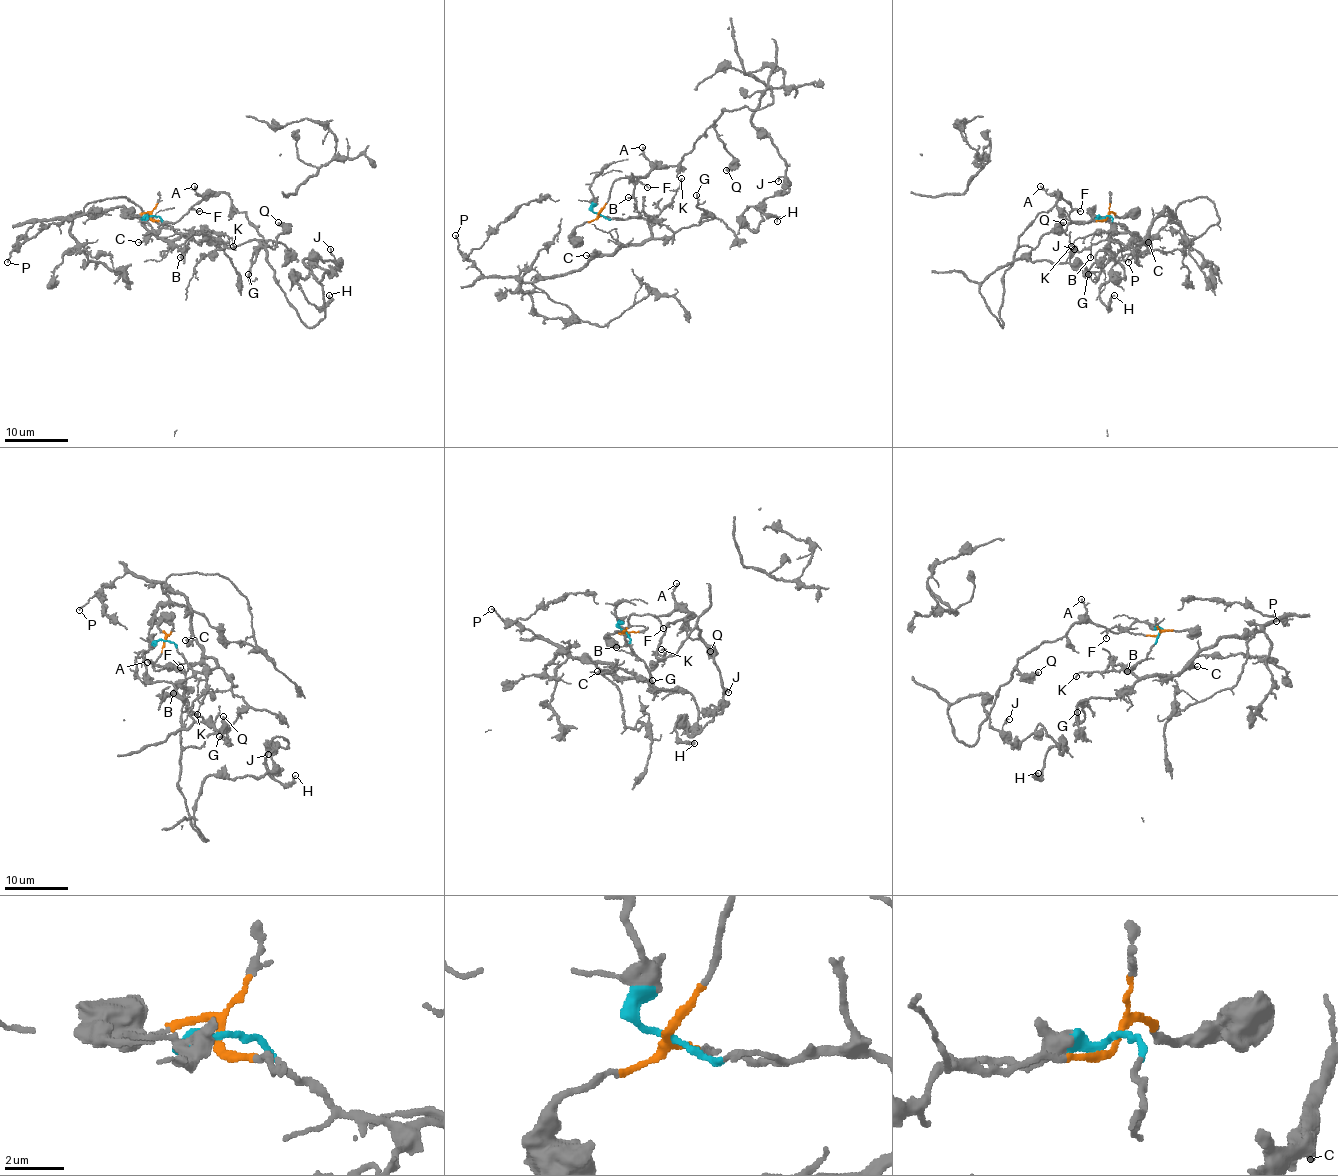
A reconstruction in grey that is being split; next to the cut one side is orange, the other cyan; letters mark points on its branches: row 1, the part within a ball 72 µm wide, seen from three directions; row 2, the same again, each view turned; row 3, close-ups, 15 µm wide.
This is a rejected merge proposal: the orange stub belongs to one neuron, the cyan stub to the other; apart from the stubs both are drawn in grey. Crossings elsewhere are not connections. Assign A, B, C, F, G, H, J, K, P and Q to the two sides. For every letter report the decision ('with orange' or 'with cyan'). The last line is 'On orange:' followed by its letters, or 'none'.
A: with orange
B: with cyan
C: with cyan
F: with orange
G: with cyan
H: with orange
J: with orange
K: with cyan
P: with cyan
Q: with orange
On orange: A, F, H, J, Q

